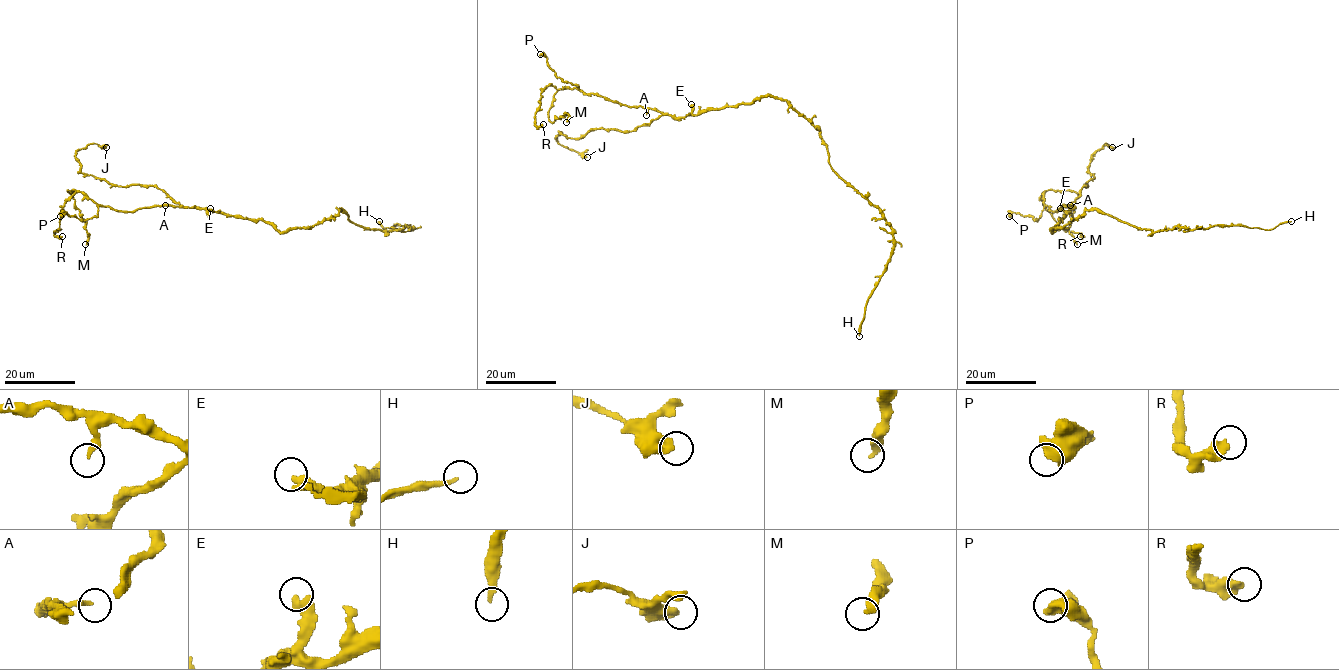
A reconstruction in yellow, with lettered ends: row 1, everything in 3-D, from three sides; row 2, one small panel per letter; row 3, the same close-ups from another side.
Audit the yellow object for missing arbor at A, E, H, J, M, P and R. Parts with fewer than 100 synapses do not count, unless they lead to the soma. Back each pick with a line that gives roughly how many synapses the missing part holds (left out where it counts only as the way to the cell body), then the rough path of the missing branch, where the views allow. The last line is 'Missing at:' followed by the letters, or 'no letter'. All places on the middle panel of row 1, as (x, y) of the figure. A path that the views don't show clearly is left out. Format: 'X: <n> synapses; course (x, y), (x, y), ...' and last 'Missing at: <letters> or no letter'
H: 250 synapses
Missing at: H

